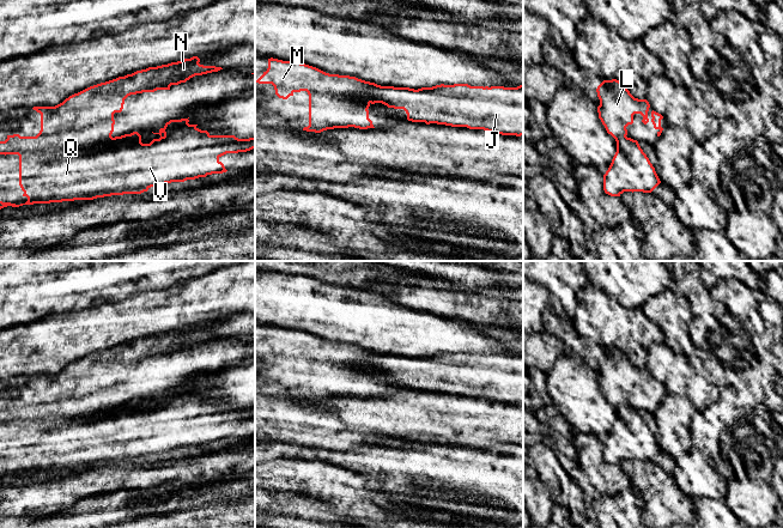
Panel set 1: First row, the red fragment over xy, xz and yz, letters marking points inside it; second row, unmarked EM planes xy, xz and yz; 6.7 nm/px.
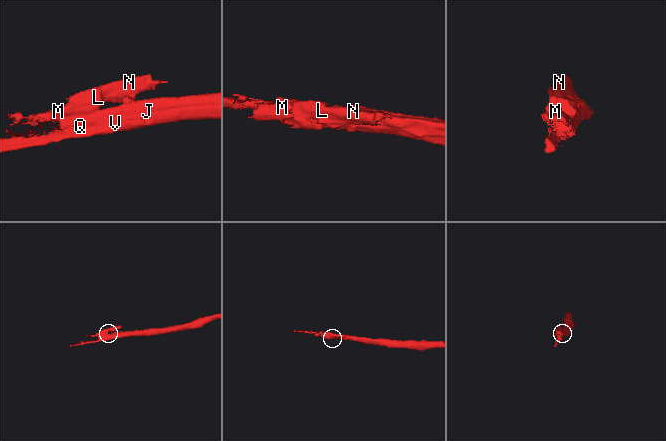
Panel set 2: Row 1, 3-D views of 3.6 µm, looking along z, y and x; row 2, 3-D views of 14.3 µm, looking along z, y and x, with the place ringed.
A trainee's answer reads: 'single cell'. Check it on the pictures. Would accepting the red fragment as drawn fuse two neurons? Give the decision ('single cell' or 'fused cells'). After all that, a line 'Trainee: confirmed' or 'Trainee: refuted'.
fused cells
Trainee: refuted

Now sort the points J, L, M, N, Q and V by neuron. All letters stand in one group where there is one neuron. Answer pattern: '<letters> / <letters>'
J Q V / L M N

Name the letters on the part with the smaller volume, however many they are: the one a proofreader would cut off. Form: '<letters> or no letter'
L, M, N

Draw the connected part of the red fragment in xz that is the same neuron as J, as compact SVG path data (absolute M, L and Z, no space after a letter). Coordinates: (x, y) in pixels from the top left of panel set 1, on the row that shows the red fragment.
M377 85L357 102L403 109L412 122L484 129L502 135L523 135L523 85L436 85L418 90Z

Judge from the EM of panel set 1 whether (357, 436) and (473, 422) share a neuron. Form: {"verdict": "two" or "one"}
{"verdict": "two"}

